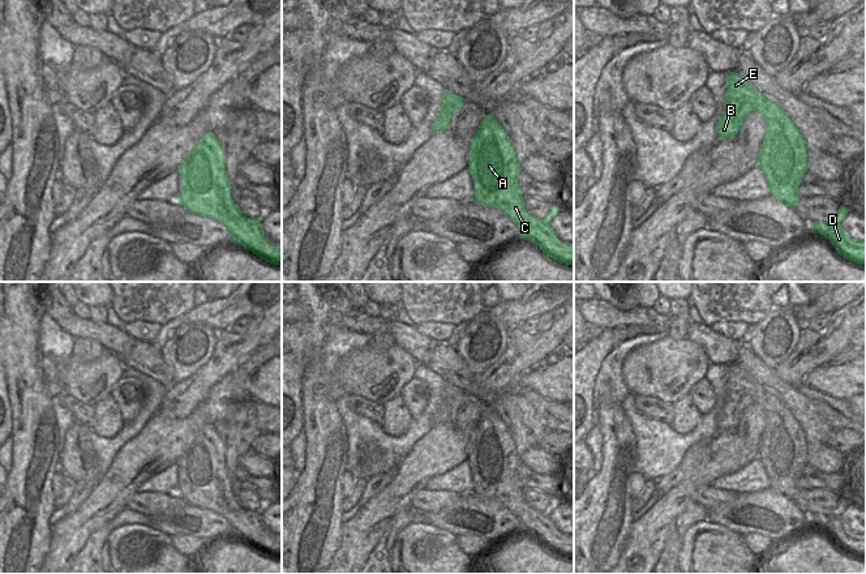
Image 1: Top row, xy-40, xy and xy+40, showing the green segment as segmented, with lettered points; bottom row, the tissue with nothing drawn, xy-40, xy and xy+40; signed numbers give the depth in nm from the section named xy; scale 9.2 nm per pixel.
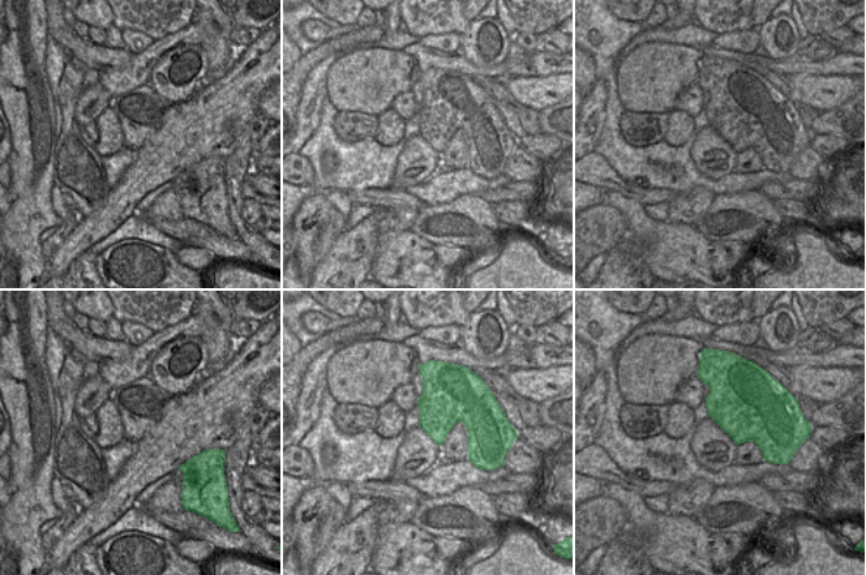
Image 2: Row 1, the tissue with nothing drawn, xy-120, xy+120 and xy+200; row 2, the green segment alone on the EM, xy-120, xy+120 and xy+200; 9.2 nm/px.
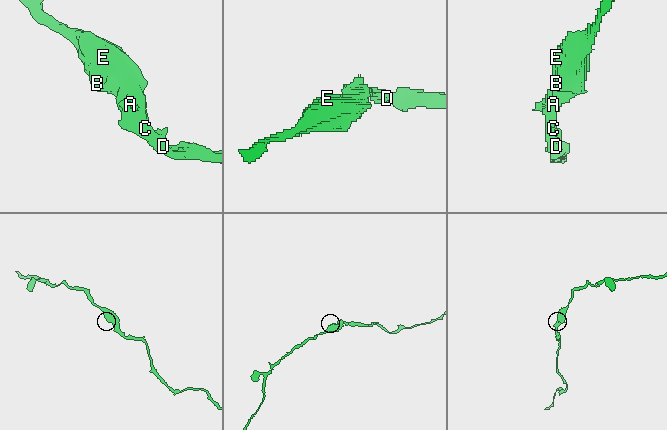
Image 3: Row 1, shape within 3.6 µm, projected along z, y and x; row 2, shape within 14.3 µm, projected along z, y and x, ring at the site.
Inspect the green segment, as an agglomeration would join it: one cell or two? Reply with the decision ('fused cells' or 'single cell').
single cell

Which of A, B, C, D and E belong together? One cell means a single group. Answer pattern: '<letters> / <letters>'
A B C D E

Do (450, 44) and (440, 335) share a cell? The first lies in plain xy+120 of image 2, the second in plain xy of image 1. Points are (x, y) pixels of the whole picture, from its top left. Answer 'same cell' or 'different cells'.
same cell

